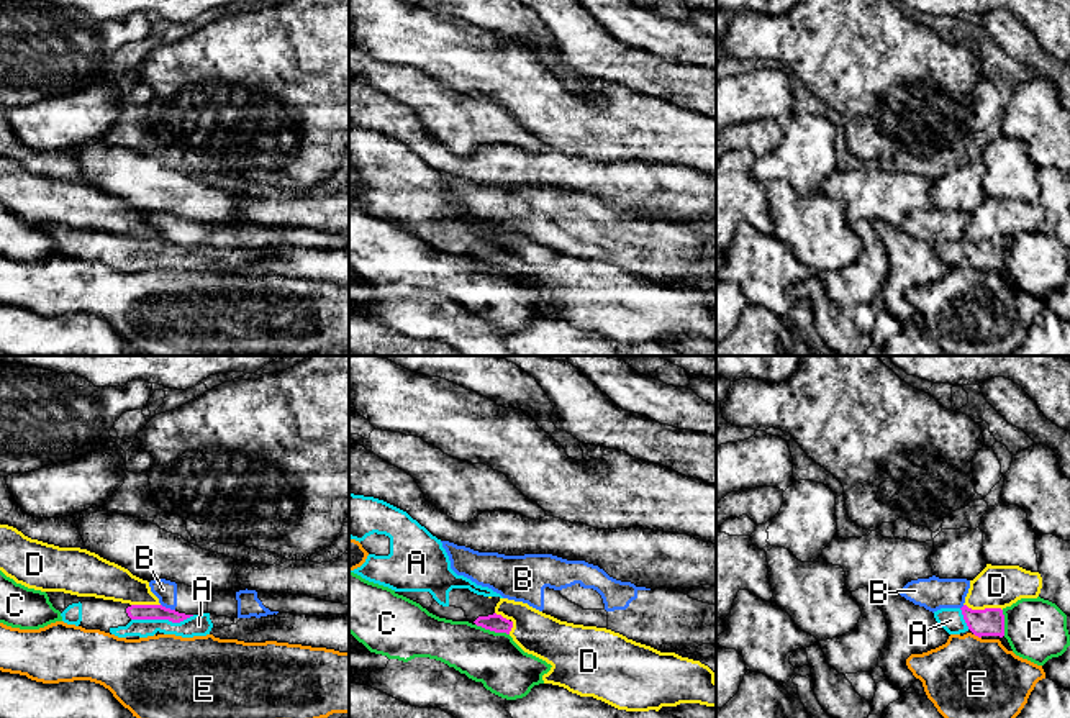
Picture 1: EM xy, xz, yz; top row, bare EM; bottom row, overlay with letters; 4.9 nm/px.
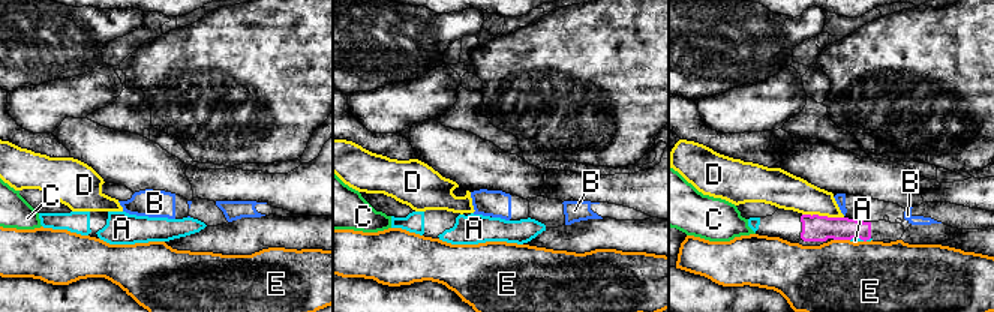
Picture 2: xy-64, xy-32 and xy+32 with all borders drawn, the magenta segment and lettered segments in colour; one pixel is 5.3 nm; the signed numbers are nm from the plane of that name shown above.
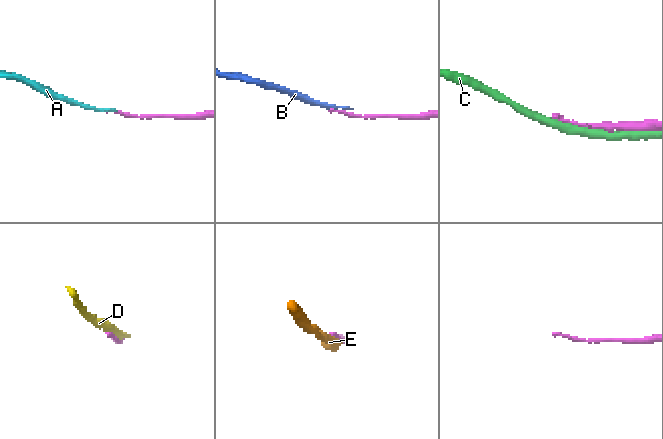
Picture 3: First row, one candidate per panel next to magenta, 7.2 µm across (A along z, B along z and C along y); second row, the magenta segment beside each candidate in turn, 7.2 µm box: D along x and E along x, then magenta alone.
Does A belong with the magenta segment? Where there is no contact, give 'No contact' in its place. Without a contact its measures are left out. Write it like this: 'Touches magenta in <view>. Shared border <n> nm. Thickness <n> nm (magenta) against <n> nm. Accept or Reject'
Touches magenta in xy. Shared border 320 nm. Thickness 80 nm (magenta) against 110 nm. Accept

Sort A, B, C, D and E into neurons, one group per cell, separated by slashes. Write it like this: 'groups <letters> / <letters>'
groups A / B / C / D / E

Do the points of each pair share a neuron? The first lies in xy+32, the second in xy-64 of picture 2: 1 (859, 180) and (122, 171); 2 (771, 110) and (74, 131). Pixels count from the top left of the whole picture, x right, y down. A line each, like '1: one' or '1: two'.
1: one
2: two

